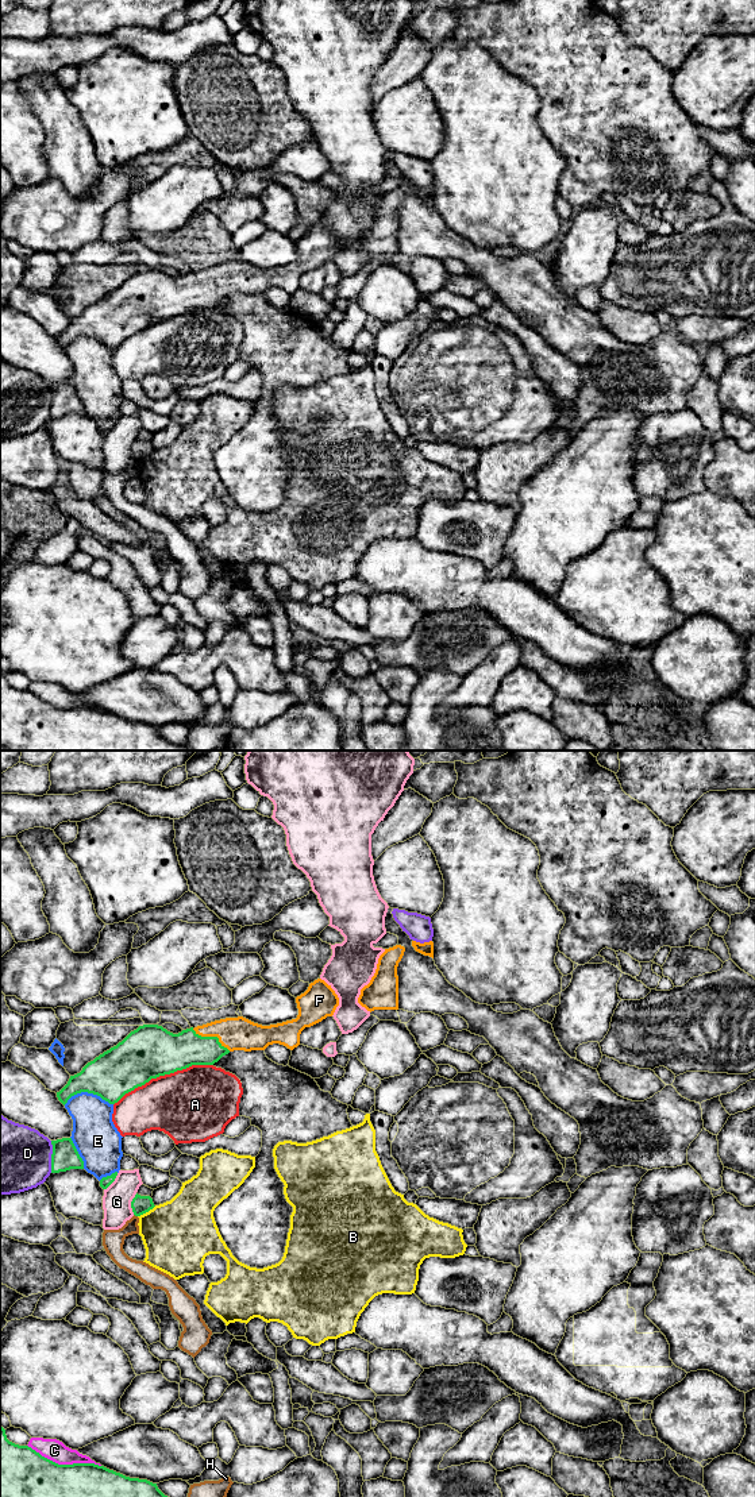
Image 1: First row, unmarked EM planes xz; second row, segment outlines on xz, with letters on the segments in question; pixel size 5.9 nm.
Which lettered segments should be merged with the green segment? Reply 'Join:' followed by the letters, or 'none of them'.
Join: F

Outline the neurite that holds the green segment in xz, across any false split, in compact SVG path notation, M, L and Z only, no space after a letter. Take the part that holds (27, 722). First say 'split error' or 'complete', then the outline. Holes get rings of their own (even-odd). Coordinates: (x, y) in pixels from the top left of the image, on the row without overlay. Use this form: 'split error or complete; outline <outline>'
complete; outline M0 670L0 746L5 751L189 751L184 745L165 740L147 724L130 722L95 707L58 709L28 690L7 683Z

